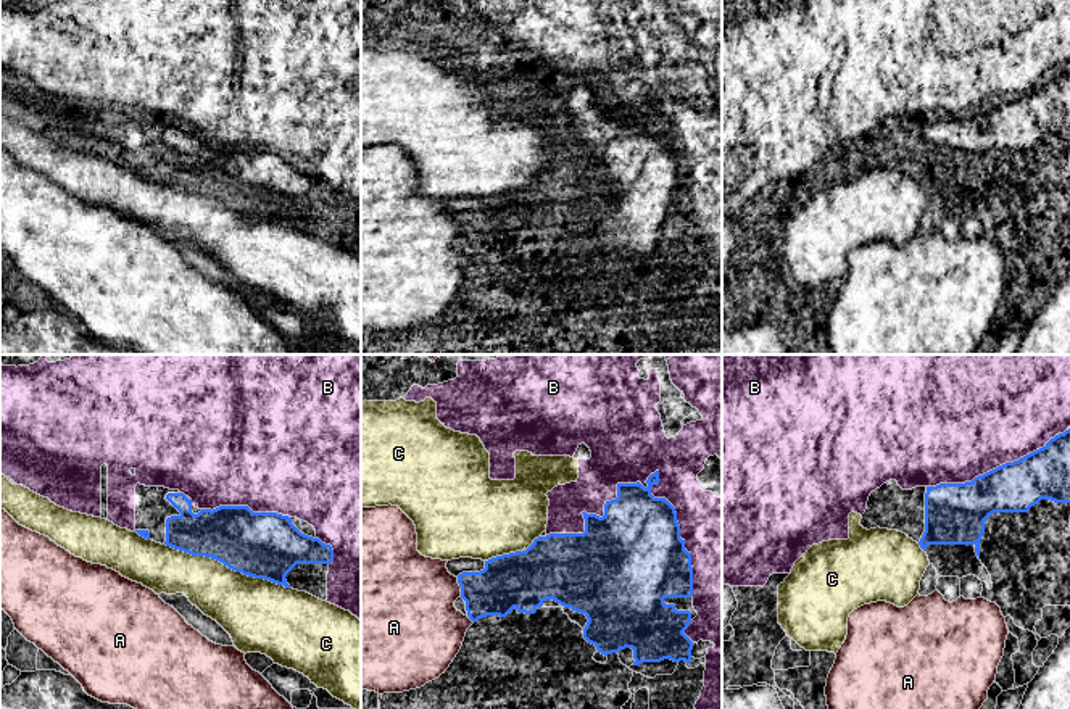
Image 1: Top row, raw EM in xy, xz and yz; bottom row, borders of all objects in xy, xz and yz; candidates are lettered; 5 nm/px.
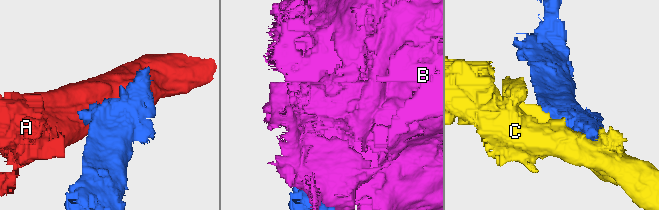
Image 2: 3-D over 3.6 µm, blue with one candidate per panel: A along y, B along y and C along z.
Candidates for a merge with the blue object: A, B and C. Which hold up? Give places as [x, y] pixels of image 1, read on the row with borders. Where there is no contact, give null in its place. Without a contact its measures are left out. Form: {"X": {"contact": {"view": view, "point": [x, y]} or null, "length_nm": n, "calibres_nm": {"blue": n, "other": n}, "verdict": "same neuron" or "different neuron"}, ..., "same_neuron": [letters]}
{"A": {"contact": {"view": "xz", "point": [461, 587]}, "length_nm": 110, "calibres_nm": {"blue": 260, "other": 420}, "verdict": "different neuron"}, "B": {"contact": {"view": "xz", "point": [638, 482]}, "length_nm": 800, "calibres_nm": {"blue": 380, "other": 380}, "verdict": "different neuron"}, "C": {"contact": {"view": "xy", "point": [228, 566]}, "length_nm": 650, "calibres_nm": {"blue": 340, "other": 320}, "verdict": "different neuron"}, "same_neuron": []}

